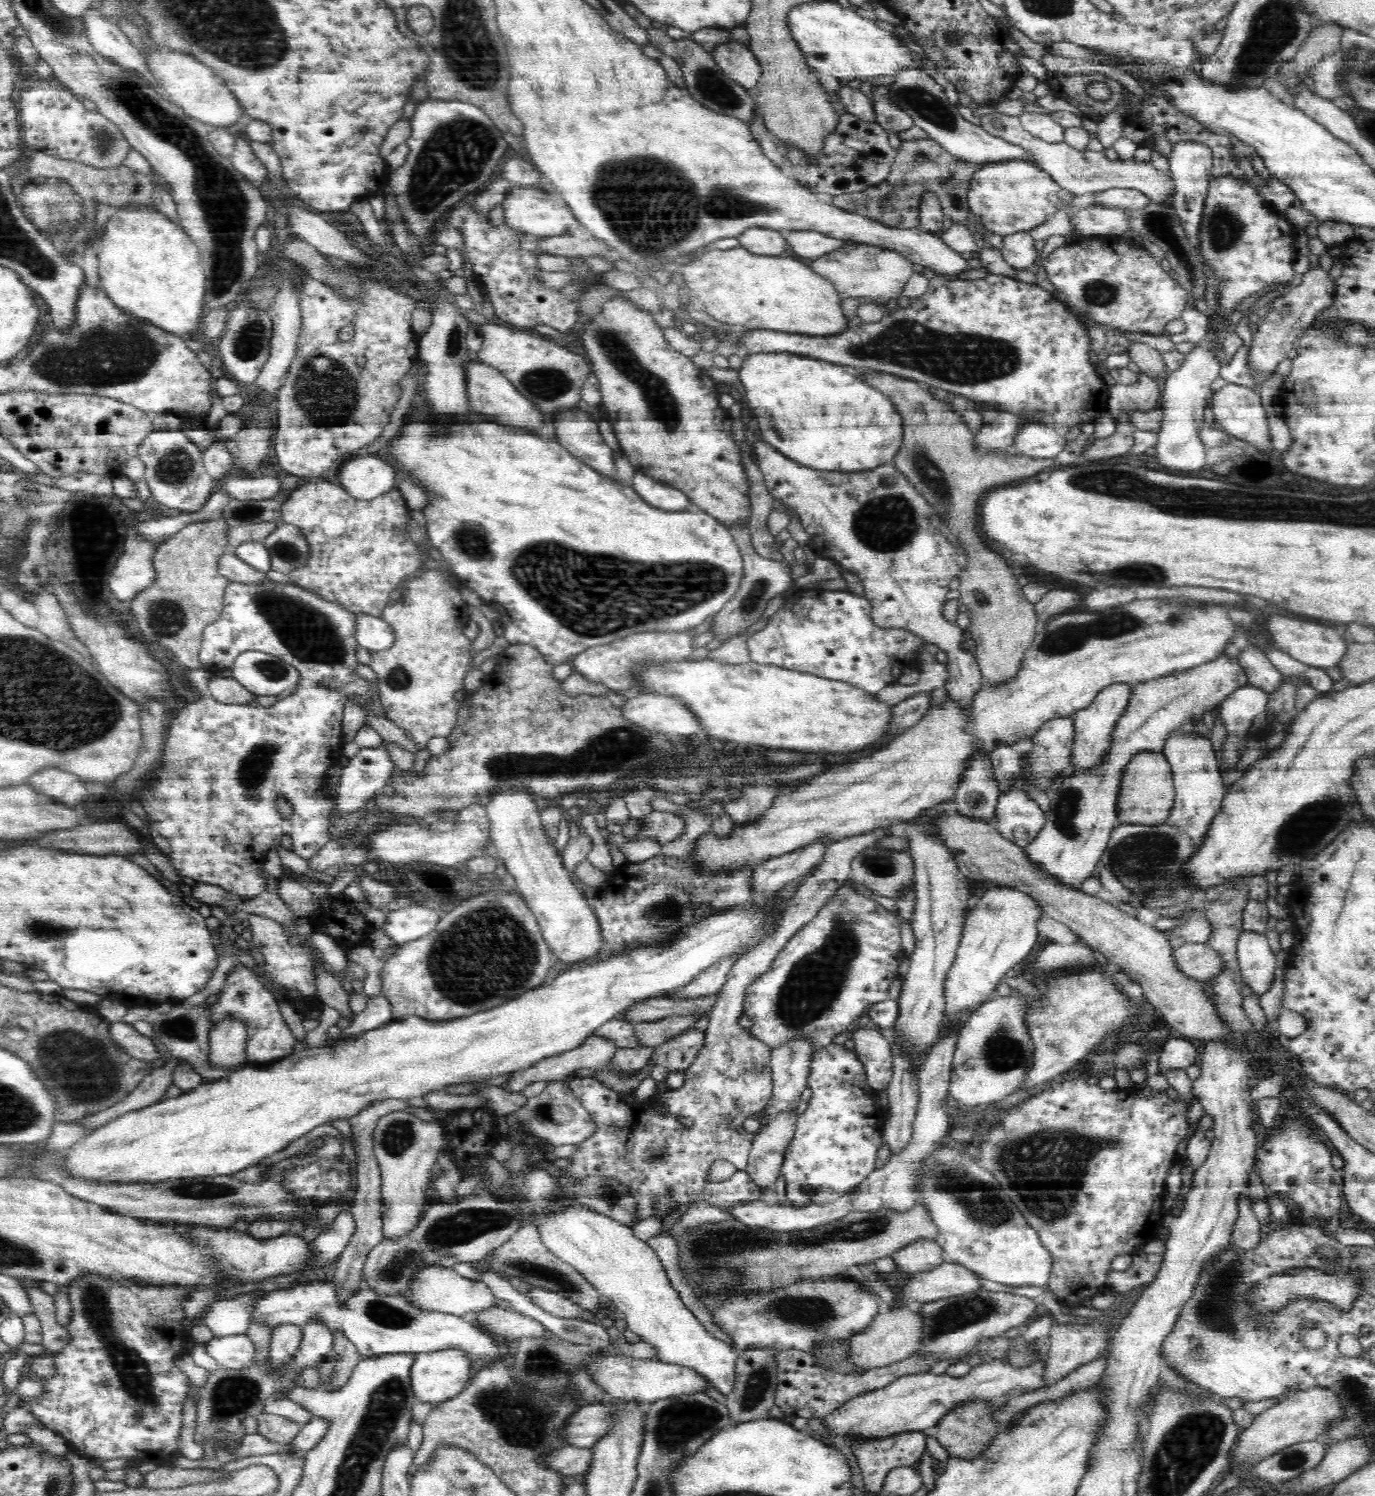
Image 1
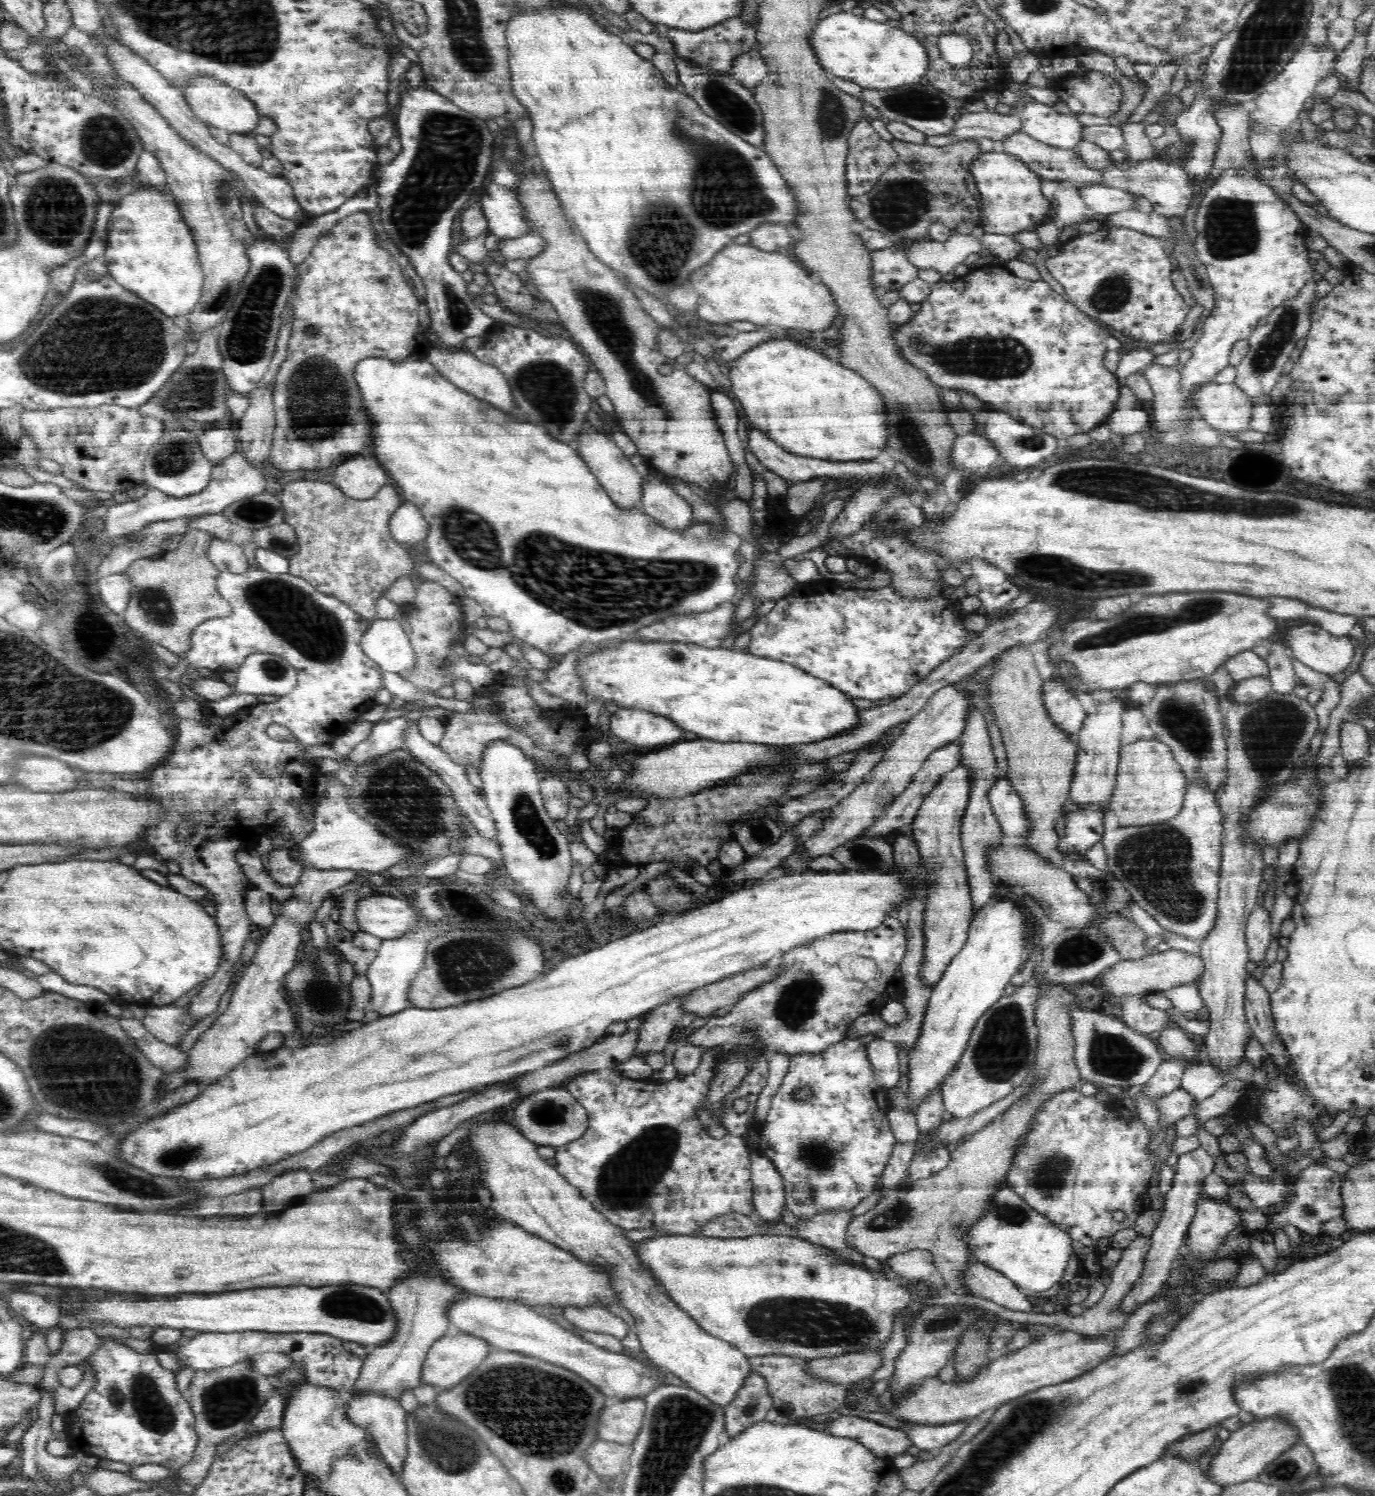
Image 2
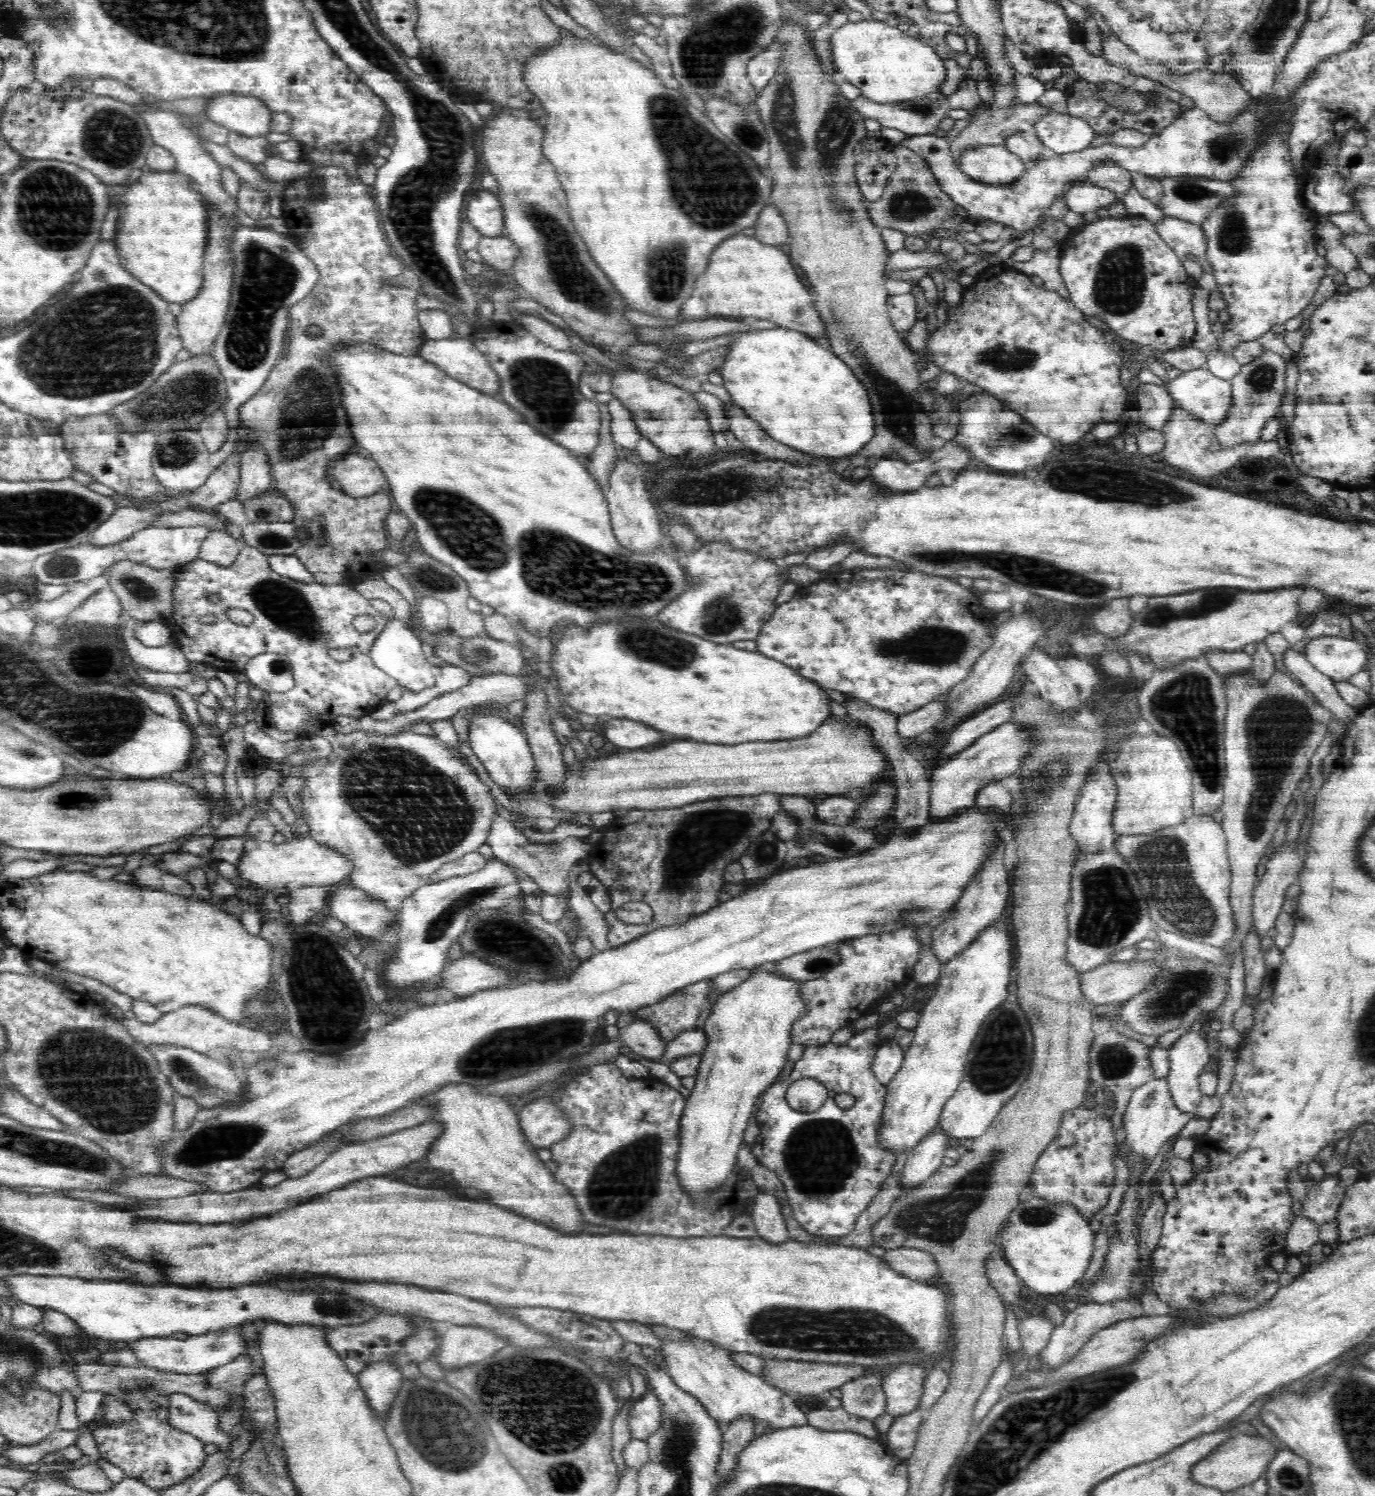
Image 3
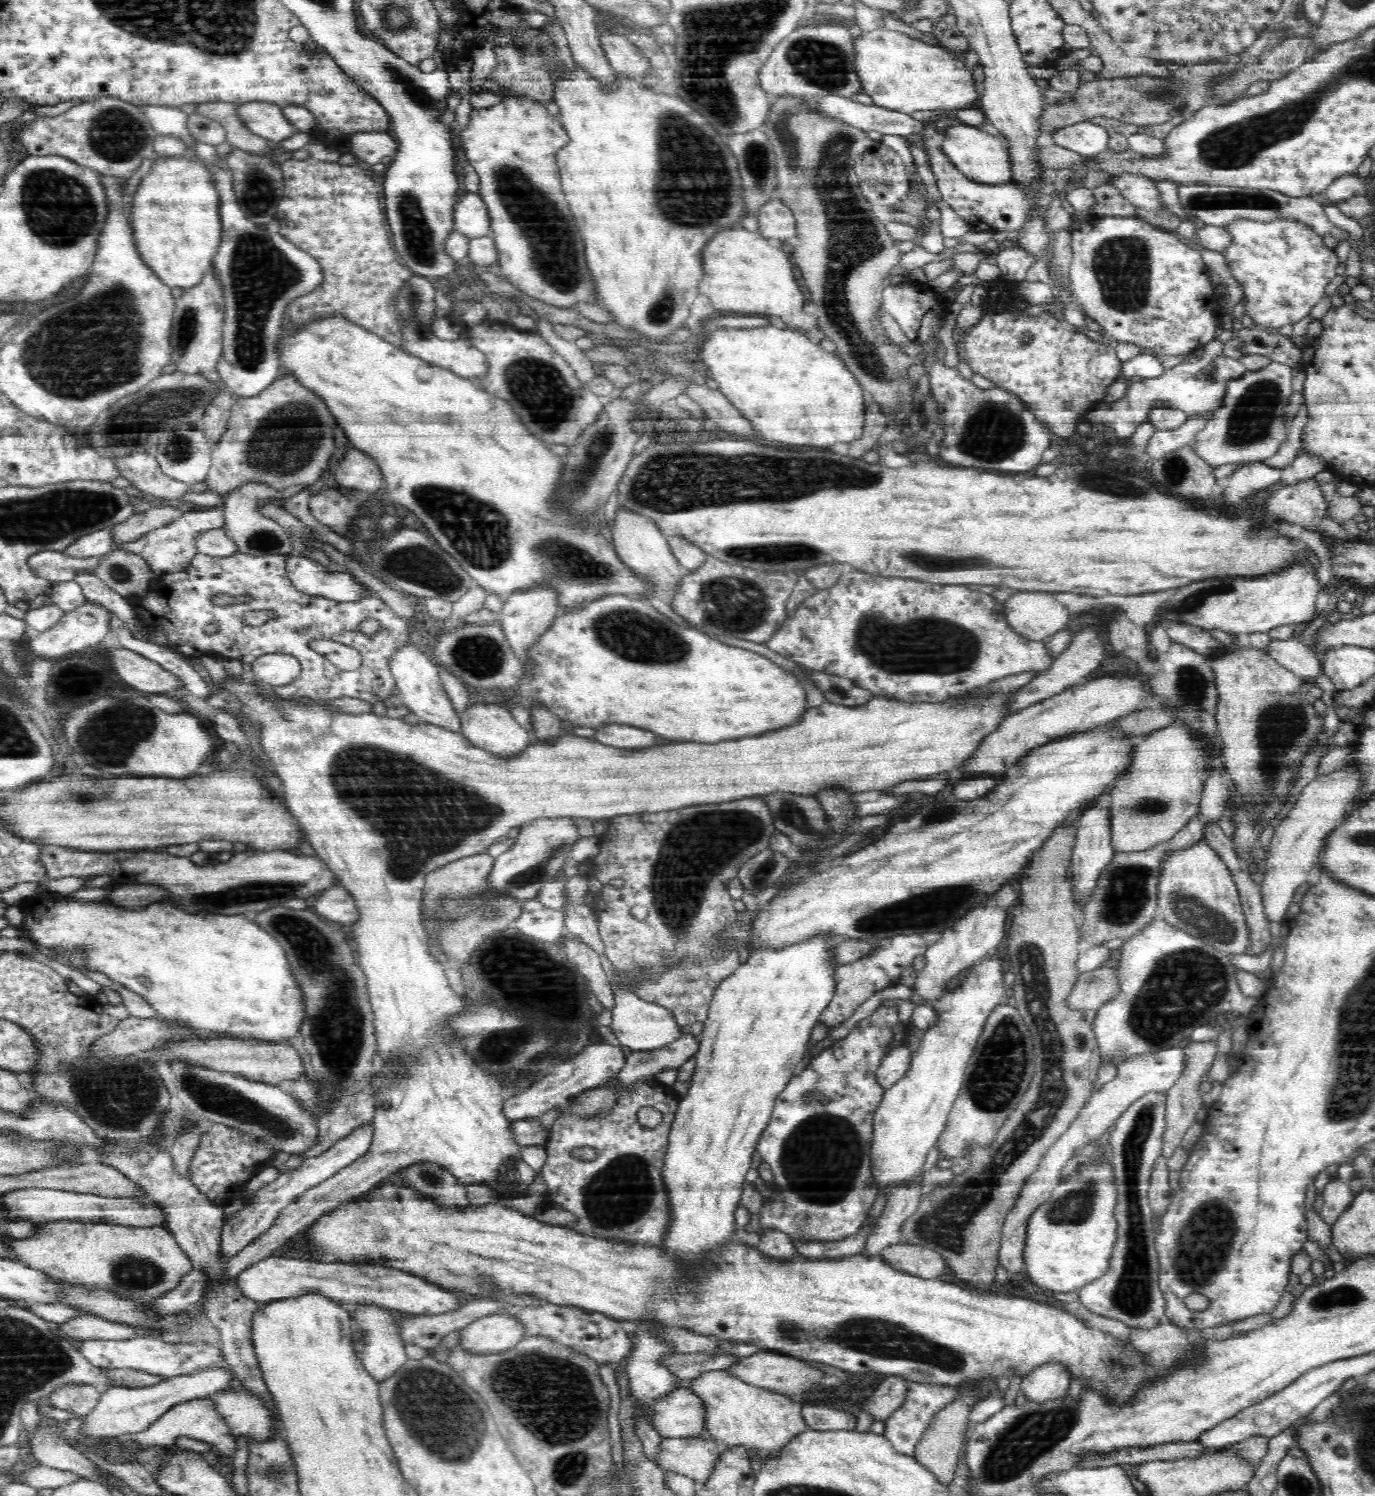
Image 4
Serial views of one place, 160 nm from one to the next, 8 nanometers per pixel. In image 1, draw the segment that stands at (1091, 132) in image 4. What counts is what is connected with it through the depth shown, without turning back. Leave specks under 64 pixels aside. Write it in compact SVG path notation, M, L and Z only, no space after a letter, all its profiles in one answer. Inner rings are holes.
M1030 107L1019 116L1023 130L1036 139L1044 140L1046 143L1065 142L1065 129L1060 126L1049 112Z

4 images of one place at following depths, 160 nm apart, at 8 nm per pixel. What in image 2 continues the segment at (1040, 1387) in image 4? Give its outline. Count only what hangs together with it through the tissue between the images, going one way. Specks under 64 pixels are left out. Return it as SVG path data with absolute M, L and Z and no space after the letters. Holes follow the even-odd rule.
M1202 1147L1179 1156L1172 1186L1164 1195L1163 1214L1150 1237L1151 1246L1144 1258L1142 1276L1135 1282L1130 1294L1124 1297L1124 1304L1120 1304L1124 1311L1131 1314L1139 1306L1144 1306L1144 1304L1150 1302L1152 1296L1156 1296L1164 1283L1172 1277L1172 1265L1175 1263L1176 1255L1180 1253L1186 1239L1188 1227L1196 1212L1197 1202L1205 1196L1203 1191L1204 1179L1214 1172L1214 1166L1216 1166L1216 1157L1210 1155Z

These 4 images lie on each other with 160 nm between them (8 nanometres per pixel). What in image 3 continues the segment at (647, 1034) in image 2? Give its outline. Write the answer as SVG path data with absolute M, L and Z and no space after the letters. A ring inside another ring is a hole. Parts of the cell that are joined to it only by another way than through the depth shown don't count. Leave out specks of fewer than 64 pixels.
M711 980L694 982L690 987L666 996L650 1007L640 1008L633 1014L650 1022L658 1030L664 1043L671 1043L682 1032L697 1027L700 1014L713 1003L713 986Z

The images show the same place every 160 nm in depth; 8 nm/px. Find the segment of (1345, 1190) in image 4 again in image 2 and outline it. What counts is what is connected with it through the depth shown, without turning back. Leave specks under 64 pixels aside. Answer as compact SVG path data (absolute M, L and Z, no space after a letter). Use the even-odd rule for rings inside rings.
M1308 1166L1298 1182L1296 1182L1296 1200L1290 1206L1284 1206L1274 1217L1269 1217L1266 1230L1274 1232L1282 1230L1284 1226L1296 1226L1302 1234L1311 1236L1322 1235L1321 1226L1325 1222L1338 1218L1343 1214L1343 1200L1341 1188L1344 1182L1343 1174L1324 1168L1324 1166Z

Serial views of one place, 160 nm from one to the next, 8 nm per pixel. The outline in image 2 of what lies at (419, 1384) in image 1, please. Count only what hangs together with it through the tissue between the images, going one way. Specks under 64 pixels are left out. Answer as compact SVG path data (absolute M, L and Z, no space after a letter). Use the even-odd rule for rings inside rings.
M458 1331L448 1333L429 1348L421 1368L421 1384L436 1387L436 1390L440 1391L451 1390L475 1371L492 1350L491 1344L484 1339Z

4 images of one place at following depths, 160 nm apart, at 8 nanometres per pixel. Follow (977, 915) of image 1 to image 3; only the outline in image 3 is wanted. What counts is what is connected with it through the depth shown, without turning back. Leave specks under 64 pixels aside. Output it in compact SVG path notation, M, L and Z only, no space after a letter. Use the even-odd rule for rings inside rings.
M990 923L976 934L976 937L958 953L958 956L947 962L946 972L948 974L946 976L942 974L936 994L922 1009L919 1024L914 1029L916 1038L904 1054L900 1070L885 1085L887 1093L885 1106L881 1116L881 1127L877 1132L877 1142L883 1150L891 1150L895 1154L908 1153L910 1148L918 1146L920 1140L924 1140L938 1126L945 1102L957 1092L956 1088L963 1078L966 1058L979 1034L981 1025L989 1012L1003 1004L1012 991L1010 977L1012 948L1014 946L1010 946L1010 936L1006 932L996 930Z

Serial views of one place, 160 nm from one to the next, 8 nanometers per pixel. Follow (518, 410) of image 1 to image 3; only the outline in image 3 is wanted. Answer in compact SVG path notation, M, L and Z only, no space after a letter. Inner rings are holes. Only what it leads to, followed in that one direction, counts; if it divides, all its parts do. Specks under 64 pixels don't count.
M457 335L443 338L442 340L427 339L423 346L420 347L419 355L432 362L441 371L444 371L446 375L468 385L469 388L476 389L477 391L482 390L482 393L485 395L498 396L500 377L490 366L488 359L480 354L475 344L472 344L471 339L466 340Z

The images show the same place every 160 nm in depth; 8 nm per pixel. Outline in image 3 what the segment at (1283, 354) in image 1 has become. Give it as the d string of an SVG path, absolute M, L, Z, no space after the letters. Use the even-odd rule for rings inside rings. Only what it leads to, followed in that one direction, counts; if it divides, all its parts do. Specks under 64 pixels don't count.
M1264 350L1256 360L1242 365L1231 382L1233 406L1230 418L1214 426L1213 435L1222 445L1256 444L1266 422L1276 416L1286 392L1286 361L1277 353Z

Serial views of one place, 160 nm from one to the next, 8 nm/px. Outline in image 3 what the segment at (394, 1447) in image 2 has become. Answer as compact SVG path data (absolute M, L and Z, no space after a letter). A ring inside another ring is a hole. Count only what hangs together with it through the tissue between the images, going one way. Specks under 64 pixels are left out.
M380 1359L361 1370L357 1377L360 1387L368 1397L368 1403L383 1422L392 1400L397 1397L396 1393L403 1381L402 1372Z

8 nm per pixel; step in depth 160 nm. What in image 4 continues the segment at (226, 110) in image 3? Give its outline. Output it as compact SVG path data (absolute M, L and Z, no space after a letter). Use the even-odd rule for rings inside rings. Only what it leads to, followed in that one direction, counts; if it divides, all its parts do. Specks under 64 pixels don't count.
M248 101L236 105L233 114L253 135L275 143L281 143L299 133L296 127L289 126L283 108L274 103Z

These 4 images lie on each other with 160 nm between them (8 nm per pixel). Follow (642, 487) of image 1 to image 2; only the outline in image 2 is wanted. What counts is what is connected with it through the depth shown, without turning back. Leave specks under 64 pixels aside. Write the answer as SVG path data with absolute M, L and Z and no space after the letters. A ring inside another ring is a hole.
M652 474L644 478L642 510L672 529L684 529L689 525L694 517L686 499L676 495L666 482L662 484Z

